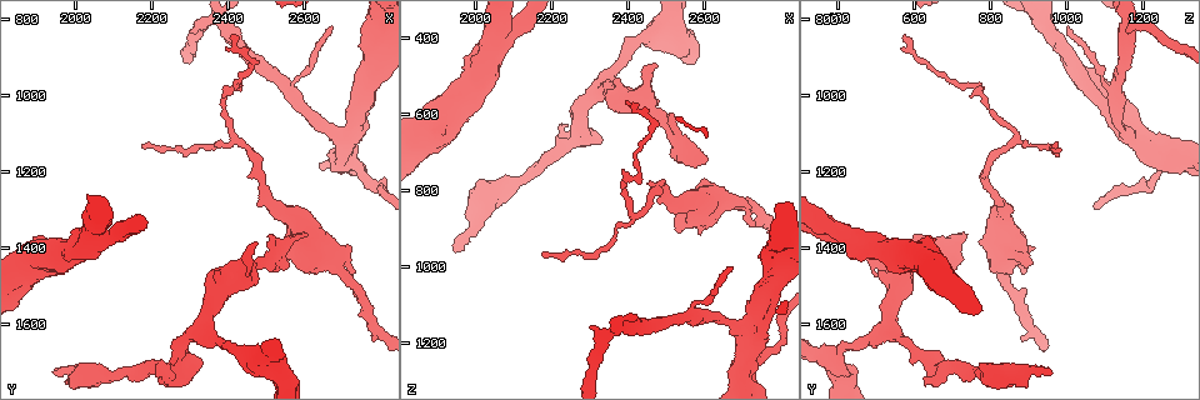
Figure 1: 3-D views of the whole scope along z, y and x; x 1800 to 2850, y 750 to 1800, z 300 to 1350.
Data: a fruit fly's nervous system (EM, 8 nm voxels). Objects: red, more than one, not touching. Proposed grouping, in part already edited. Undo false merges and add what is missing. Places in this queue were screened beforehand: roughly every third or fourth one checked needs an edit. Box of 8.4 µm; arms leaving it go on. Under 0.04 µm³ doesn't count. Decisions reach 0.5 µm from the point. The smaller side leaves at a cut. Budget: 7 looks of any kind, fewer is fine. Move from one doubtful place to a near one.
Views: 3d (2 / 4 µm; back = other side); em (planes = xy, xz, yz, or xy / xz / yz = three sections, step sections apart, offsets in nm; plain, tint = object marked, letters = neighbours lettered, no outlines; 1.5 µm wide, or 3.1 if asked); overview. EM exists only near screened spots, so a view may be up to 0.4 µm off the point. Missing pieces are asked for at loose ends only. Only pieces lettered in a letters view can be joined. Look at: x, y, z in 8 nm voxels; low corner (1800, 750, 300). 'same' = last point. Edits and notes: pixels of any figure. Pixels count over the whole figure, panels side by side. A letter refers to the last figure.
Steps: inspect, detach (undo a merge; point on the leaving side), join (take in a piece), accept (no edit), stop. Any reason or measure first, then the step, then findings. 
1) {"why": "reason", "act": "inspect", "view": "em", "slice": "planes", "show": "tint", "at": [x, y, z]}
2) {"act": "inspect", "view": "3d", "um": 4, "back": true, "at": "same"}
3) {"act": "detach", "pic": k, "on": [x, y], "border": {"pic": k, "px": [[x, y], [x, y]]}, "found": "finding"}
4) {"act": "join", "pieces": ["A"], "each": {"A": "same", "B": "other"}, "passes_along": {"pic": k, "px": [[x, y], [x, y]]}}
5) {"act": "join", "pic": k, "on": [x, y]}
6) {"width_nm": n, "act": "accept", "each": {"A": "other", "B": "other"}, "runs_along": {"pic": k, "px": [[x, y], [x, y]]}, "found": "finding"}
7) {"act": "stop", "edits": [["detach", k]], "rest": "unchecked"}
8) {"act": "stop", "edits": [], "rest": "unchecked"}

{"why": "thick turns thin", "act": "inspect", "view": "3d", "um": 2, "at": [2505, 1290, 825]}

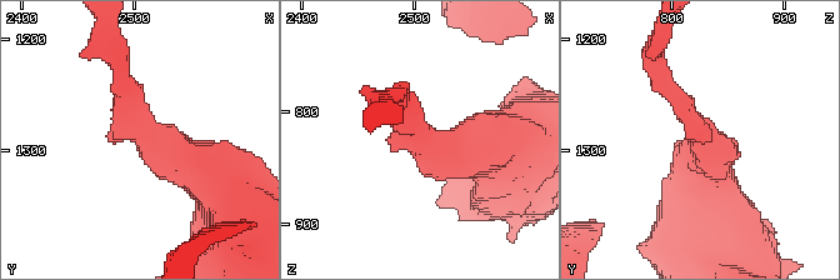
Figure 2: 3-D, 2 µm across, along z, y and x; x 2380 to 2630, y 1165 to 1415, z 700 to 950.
{"arm_widths_nm": [170, 500], "why": "need the tissue", "act": "inspect", "view": "em", "slice": "planes", "show": "tint", "at": [2510, 1288, 830]}

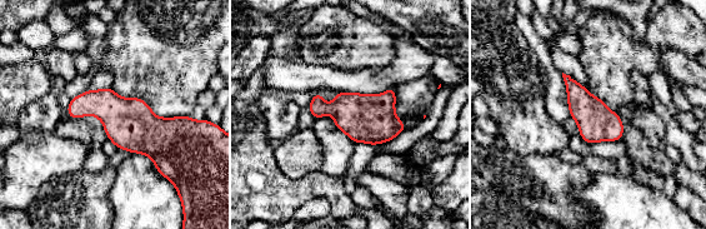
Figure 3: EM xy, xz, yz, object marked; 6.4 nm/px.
{"why": "see the neighbours", "act": "inspect", "view": "em", "slice": "planes", "show": "letters", "at": "same"}

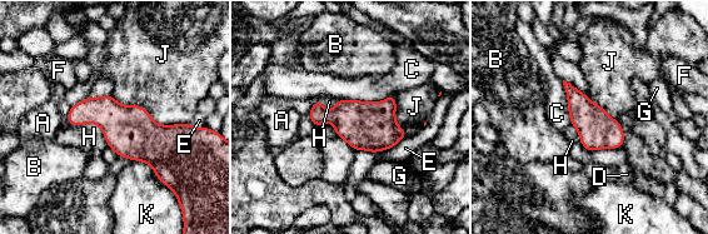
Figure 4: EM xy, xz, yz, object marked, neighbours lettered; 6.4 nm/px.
{"act": "accept", "each": {"A": "other", "B": "other", "C": "other", "D": "other", "E": "other", "F": "other", "G": "other", "H": "other", "J": "other", "K": "other"}, "border": {"pic": 4, "px": [[69, 124], [95, 123], [108, 145]]}, "found": "continuous, no second cell"}

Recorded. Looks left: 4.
{"why": "thick turns thin", "act": "inspect", "view": "em", "slice": "xy", "step": 4, "show": "tint", "at": [2750, 1210, 1230]}

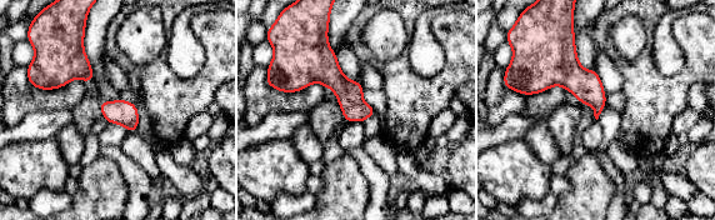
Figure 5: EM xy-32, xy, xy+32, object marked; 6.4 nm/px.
{"why": "cut it another way", "act": "inspect", "view": "em", "slice": "planes", "show": "letters", "at": "same"}

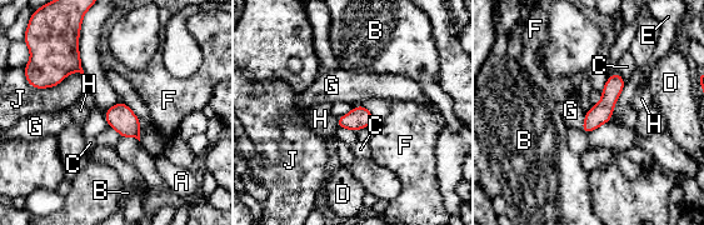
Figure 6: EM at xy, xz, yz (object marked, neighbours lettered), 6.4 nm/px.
{"act": "accept", "each": {"A": "other", "B": "other", "C": "other", "D": "other", "E": "other", "F": "other", "G": "other", "H": "other", "J": "other"}, "found": "continuous, no second cell"}

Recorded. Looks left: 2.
{"why": "free end", "act": "inspect", "view": "3d", "um": 4, "at": [1940, 1735, 950]}

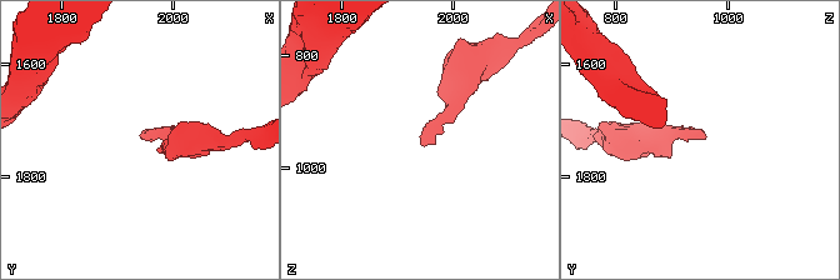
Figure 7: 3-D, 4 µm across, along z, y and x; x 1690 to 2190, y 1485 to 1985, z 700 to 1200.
{"why": "need the tissue", "act": "inspect", "view": "em", "slice": "planes", "show": "letters", "at": [1940, 1730, 940]}

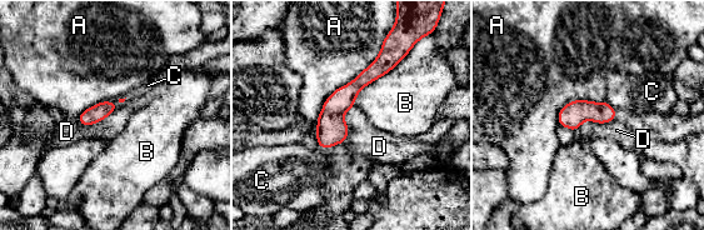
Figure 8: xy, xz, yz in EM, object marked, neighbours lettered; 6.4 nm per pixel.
{"act": "accept", "each": {"A": "other", "B": "other", "C": "other", "D": "other"}, "runs_along": {"pic": 8, "px": [[374, 73], [334, 108], [321, 144]]}, "found": "no lettered piece goes on from it"}

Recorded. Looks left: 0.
{"act": "stop", "edits": [], "rest": "unchecked"}

